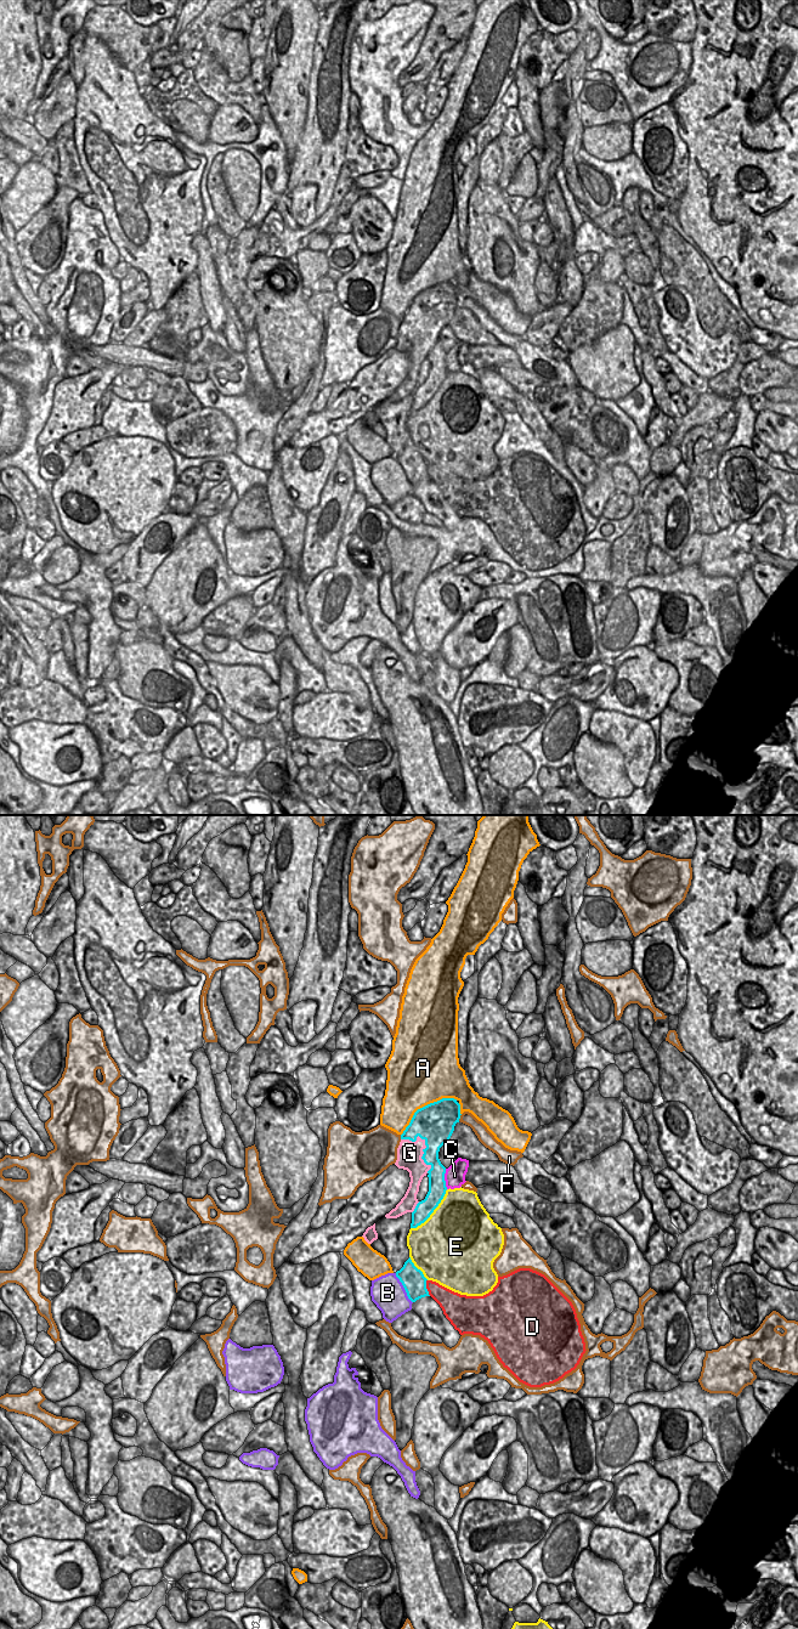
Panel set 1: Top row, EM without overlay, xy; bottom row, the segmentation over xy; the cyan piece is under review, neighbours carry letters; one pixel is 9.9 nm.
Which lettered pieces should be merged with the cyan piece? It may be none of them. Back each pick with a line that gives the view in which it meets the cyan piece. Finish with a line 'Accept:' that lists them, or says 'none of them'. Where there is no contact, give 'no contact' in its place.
Accept: none of them

